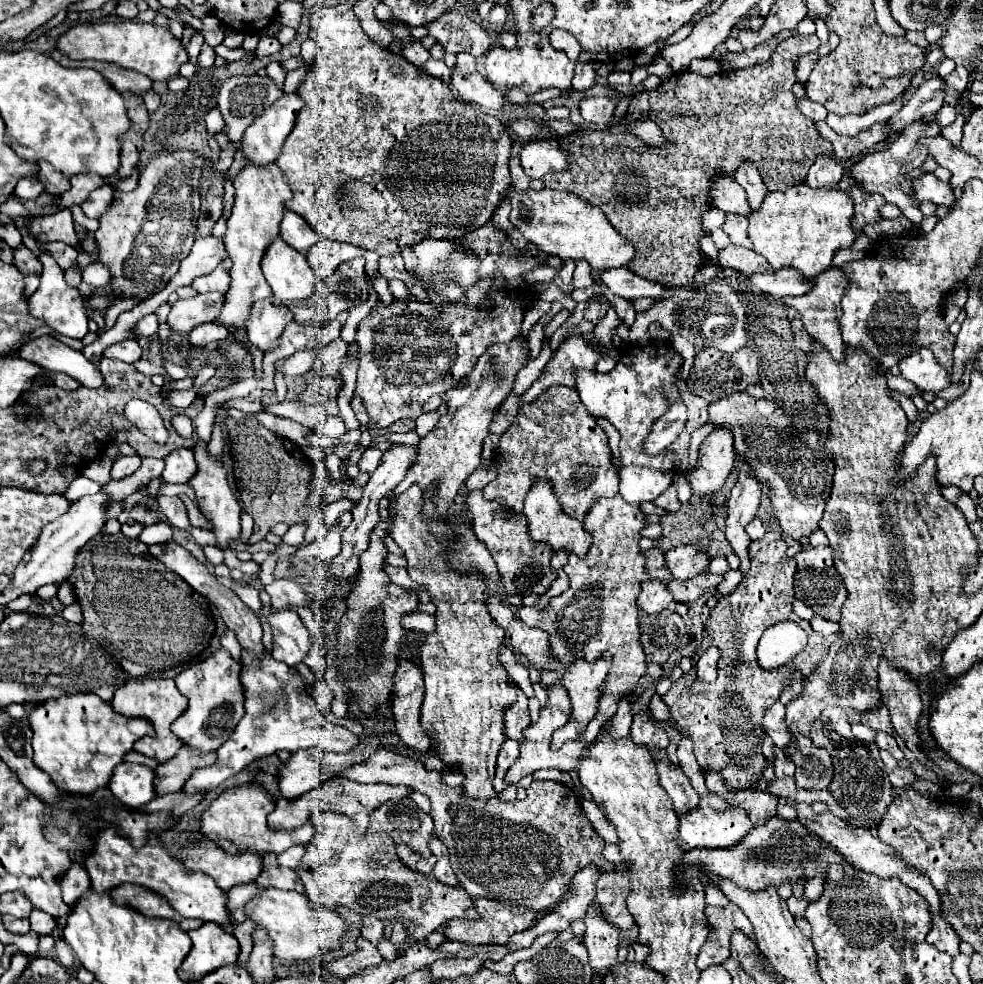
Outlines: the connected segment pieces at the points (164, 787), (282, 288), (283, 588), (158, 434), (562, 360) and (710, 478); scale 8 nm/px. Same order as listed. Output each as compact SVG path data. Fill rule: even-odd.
M182 746L180 752L170 762L166 762L154 770L154 774L156 774L156 778L154 778L156 796L164 796L168 792L180 790L186 784L186 780L192 776L194 770L212 766L214 762L216 762L216 752L196 756L196 754L192 754L192 750Z
M278 238L268 248L268 254L264 254L262 272L272 288L272 294L280 300L292 298L292 302L302 302L312 296L318 284L306 256L290 246L284 246Z
M290 578L274 580L270 586L266 586L266 592L272 598L272 608L282 610L282 608L292 608L292 606L306 606L308 598L302 590L300 584L296 584Z
M130 400L126 404L126 418L138 426L146 436L154 438L156 442L166 442L168 432L164 428L164 422L160 418L160 414L156 412L156 408L144 400Z
M566 338L554 358L546 364L544 374L522 394L522 404L534 402L550 384L564 384L568 388L576 388L576 370L594 370L598 362L598 354L580 338Z
M718 428L706 436L698 452L698 468L690 474L690 486L696 494L714 494L722 488L734 468L736 450L734 436L726 428Z

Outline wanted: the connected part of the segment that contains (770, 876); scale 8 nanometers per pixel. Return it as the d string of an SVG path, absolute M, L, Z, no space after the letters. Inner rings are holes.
M772 818L772 822L768 822L768 826L752 828L748 832L748 836L734 848L728 848L728 850L704 850L704 848L690 850L690 852L684 854L682 862L684 864L696 864L696 866L706 864L706 868L714 870L722 878L732 880L736 886L742 886L742 888L748 888L748 890L762 890L764 886L780 886L784 880L796 882L800 876L806 876L806 878L816 876L820 872L826 872L830 862L844 862L844 858L832 846L820 846L820 838L816 834L812 834L804 824L788 822L788 820L782 820L782 818Z

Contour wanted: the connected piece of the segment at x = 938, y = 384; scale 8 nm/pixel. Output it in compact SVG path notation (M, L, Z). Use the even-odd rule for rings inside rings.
M914 350L900 364L900 376L912 382L920 392L940 392L948 386L948 370L944 370L930 350Z

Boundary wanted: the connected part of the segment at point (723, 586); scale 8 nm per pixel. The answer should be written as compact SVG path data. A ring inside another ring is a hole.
M728 570L728 572L724 574L724 580L716 586L716 590L718 590L722 596L726 596L726 594L730 594L730 592L740 584L740 580L742 580L740 570Z

